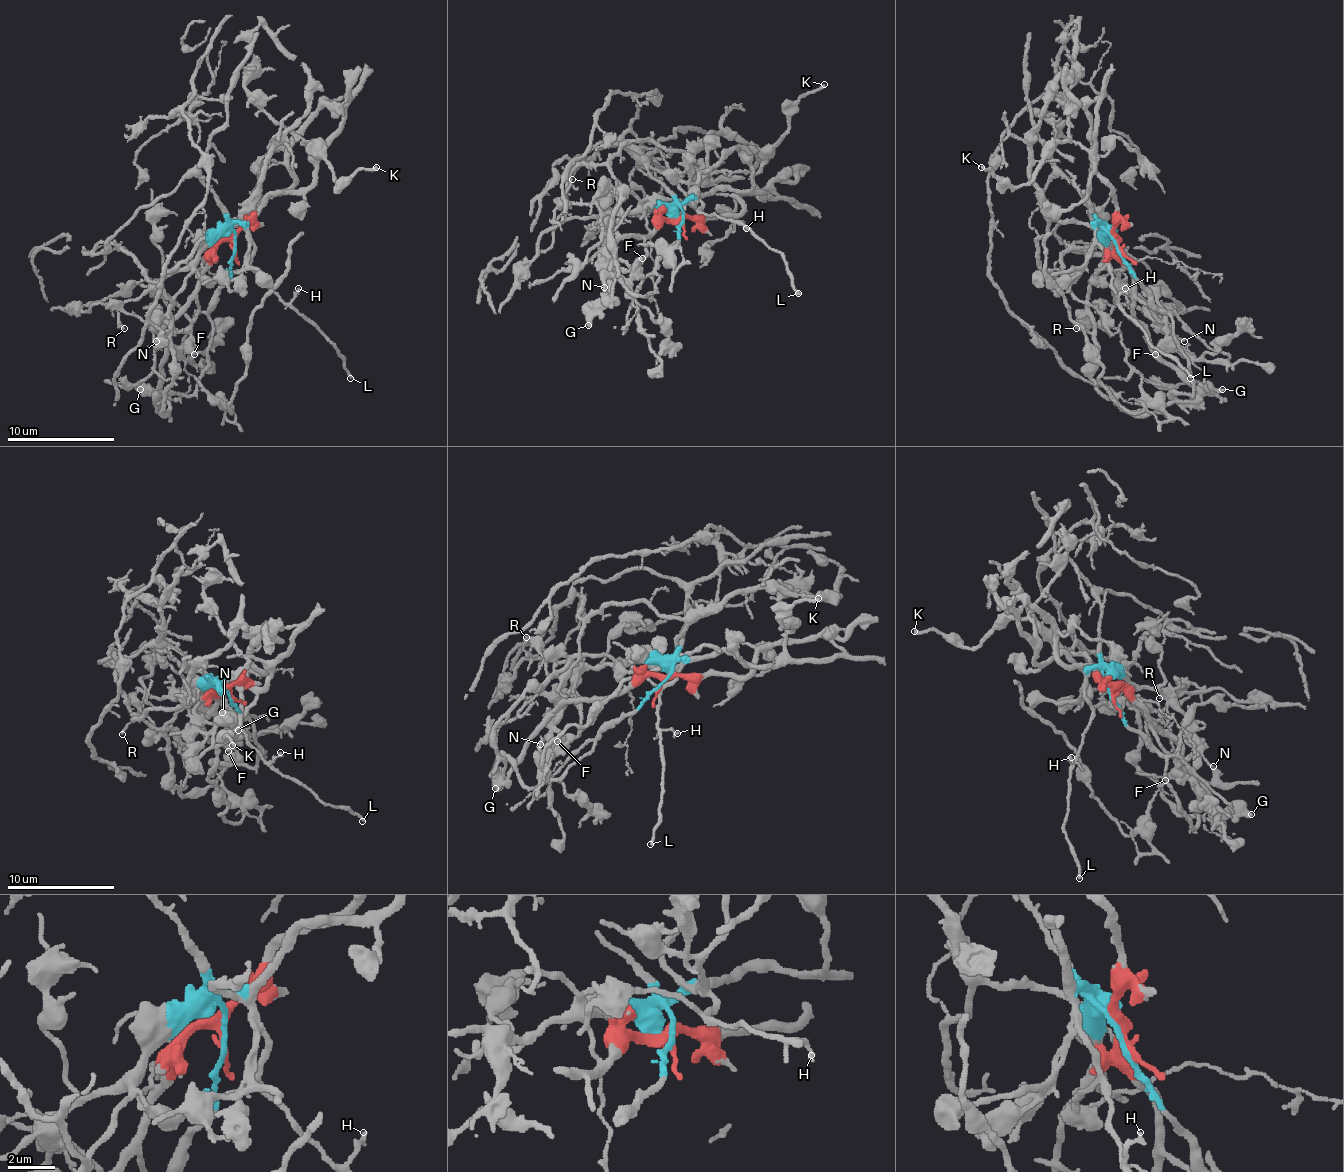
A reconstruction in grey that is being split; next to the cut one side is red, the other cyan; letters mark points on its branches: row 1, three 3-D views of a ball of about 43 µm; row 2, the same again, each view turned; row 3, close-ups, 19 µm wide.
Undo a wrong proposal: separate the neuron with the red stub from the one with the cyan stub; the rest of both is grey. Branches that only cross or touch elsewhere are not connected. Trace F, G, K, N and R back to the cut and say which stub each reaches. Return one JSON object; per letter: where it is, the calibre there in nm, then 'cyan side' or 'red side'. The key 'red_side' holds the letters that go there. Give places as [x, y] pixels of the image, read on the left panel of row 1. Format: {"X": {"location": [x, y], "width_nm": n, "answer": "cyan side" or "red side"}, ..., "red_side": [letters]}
{"F": {"location": [194, 354], "width_nm": 440, "answer": "red side"}, "G": {"location": [140, 389], "width_nm": 400, "answer": "red side"}, "K": {"location": [376, 167], "width_nm": 220, "answer": "cyan side"}, "N": {"location": [156, 341], "width_nm": 160, "answer": "red side"}, "R": {"location": [124, 328], "width_nm": 150, "answer": "cyan side"}, "red_side": ["F", "G", "N"]}

